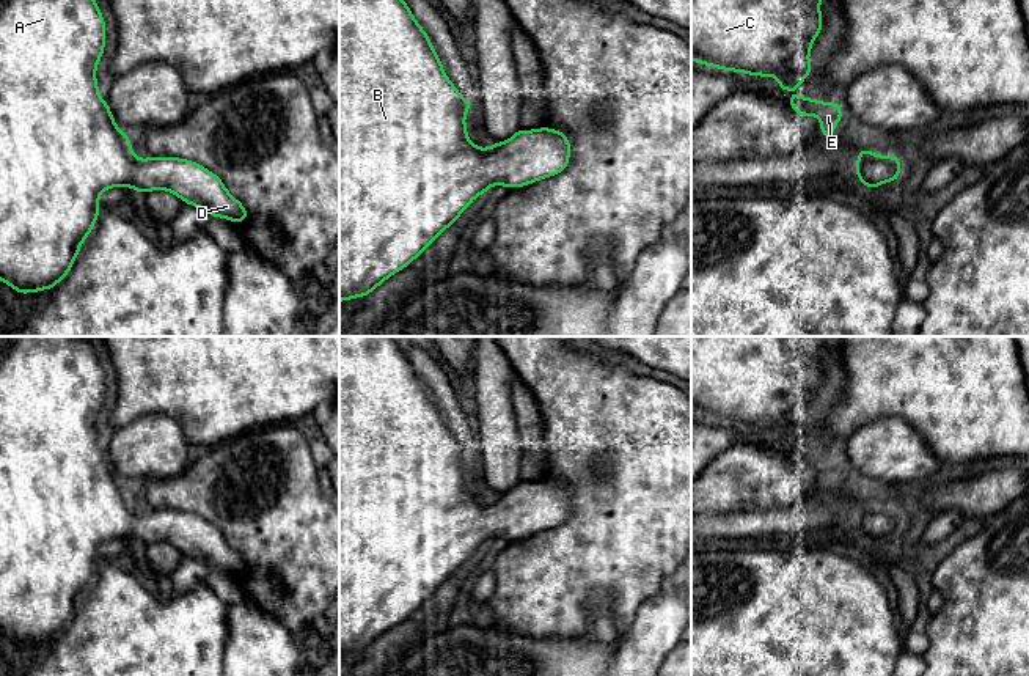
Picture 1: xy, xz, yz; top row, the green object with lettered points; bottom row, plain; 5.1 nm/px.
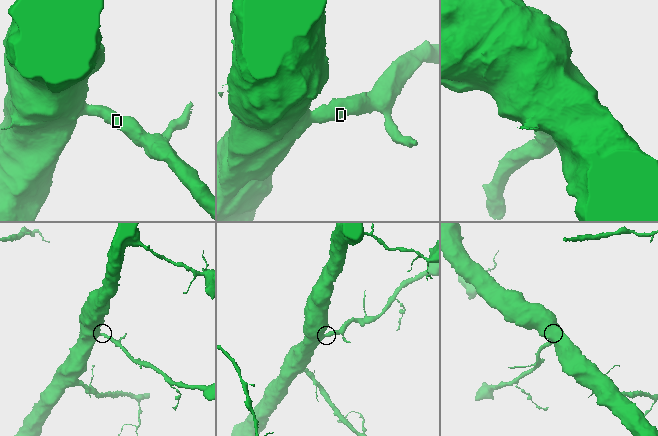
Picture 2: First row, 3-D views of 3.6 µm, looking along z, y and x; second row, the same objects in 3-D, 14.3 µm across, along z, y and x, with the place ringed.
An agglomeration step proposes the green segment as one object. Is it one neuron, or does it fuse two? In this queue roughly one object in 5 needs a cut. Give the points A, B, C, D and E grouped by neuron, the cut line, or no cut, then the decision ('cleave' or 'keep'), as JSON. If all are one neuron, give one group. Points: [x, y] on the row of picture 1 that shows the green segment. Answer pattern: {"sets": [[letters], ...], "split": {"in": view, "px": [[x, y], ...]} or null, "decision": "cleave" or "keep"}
{"sets": [["A", "B", "C", "D", "E"]], "split": null, "decision": "keep"}

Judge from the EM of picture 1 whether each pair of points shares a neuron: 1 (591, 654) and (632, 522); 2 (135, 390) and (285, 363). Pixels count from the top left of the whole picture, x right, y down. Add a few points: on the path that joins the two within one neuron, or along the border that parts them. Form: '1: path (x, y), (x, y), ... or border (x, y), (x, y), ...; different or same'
1: border (626, 631), (610, 642), (558, 637); different
2: path (173, 363), (247, 363); same

